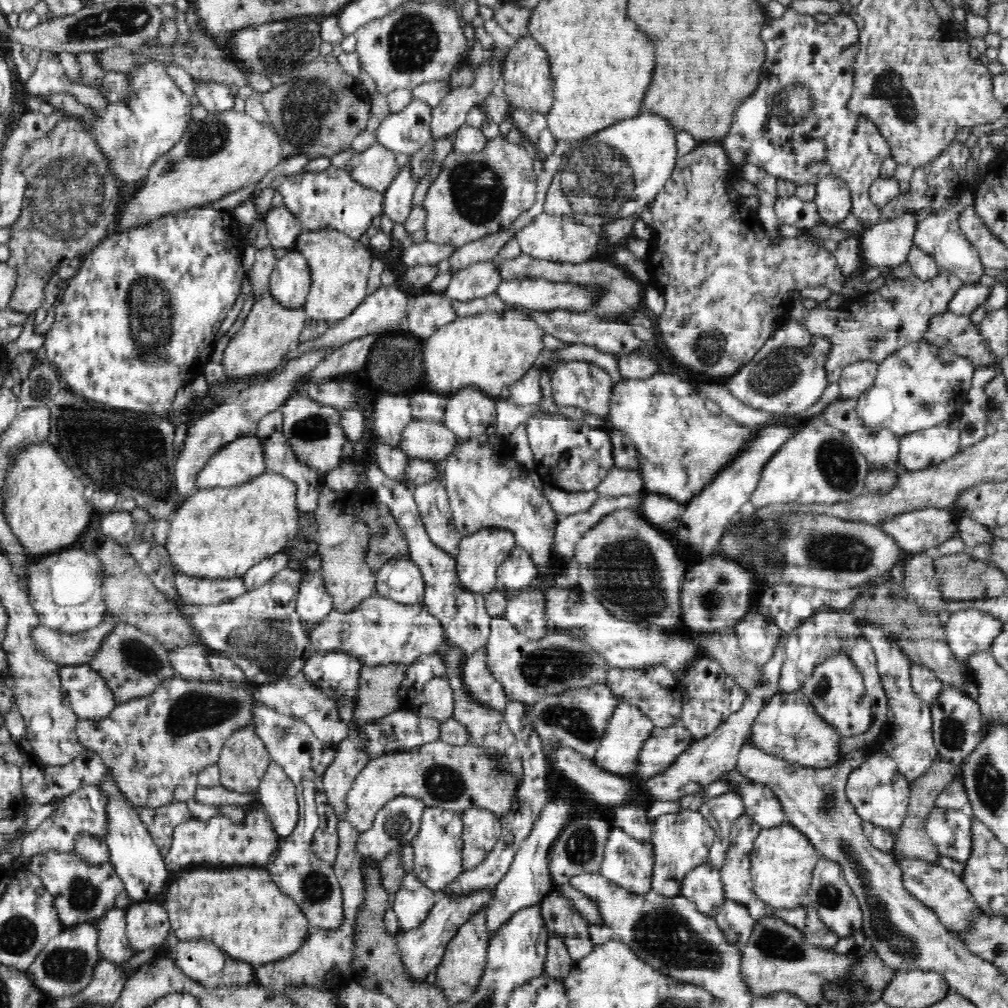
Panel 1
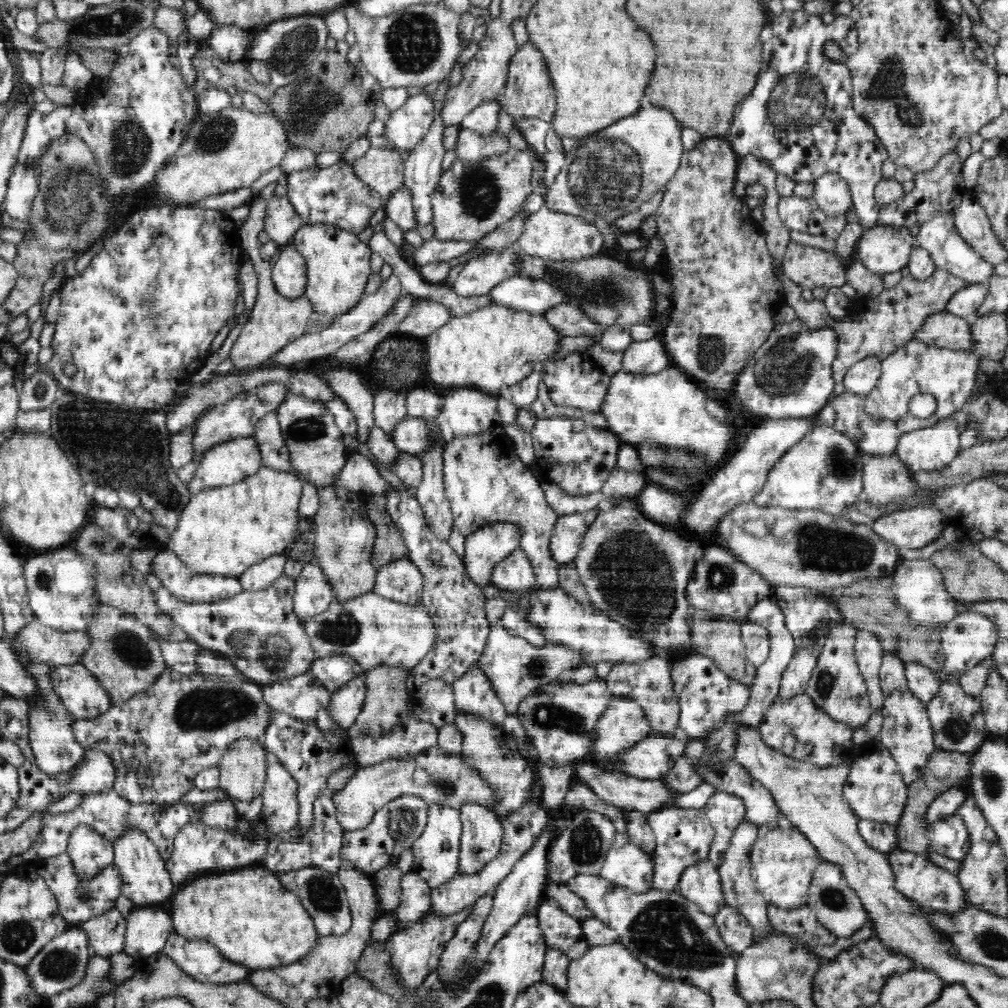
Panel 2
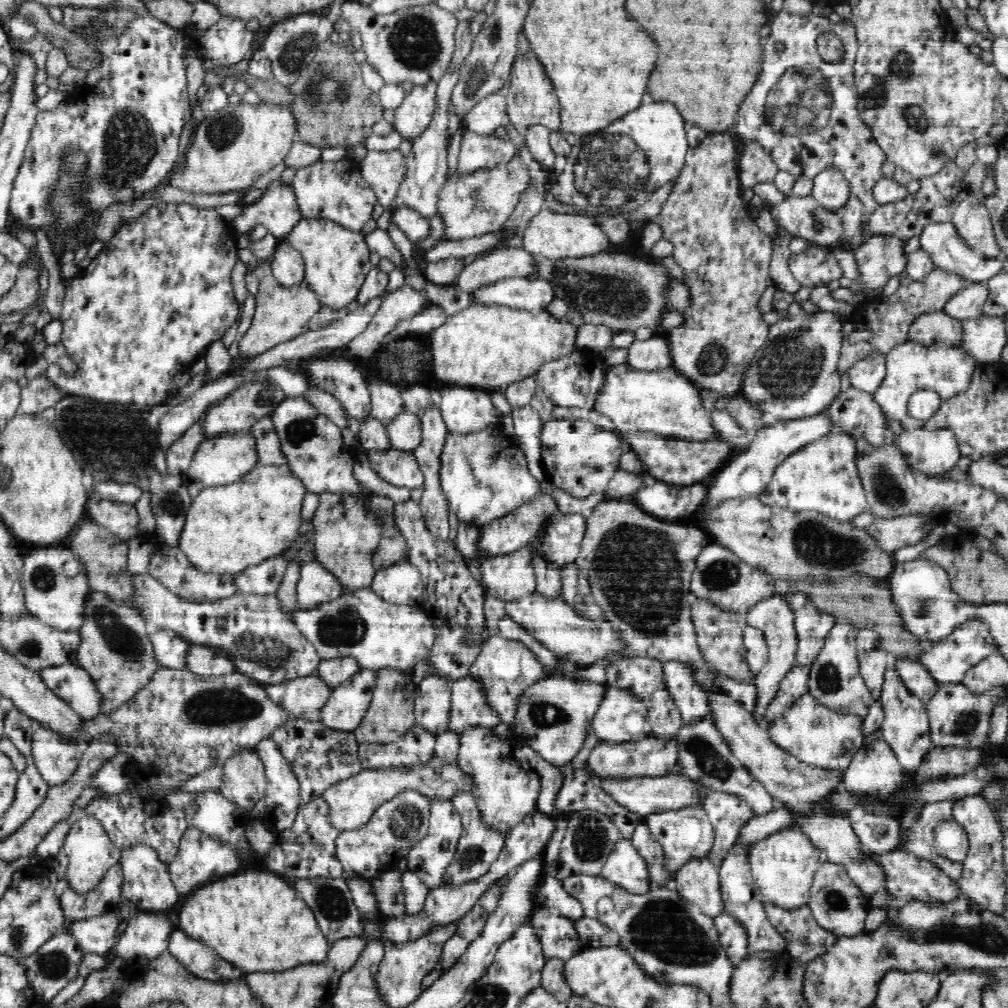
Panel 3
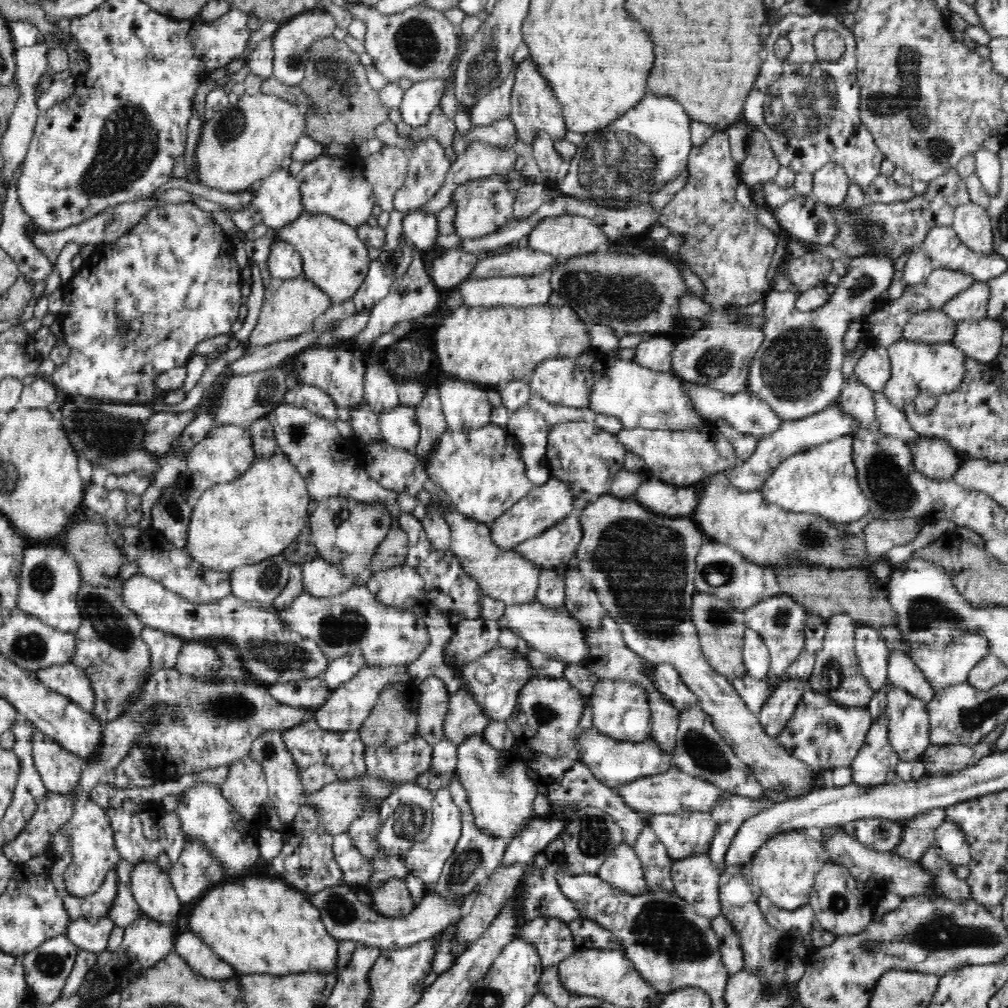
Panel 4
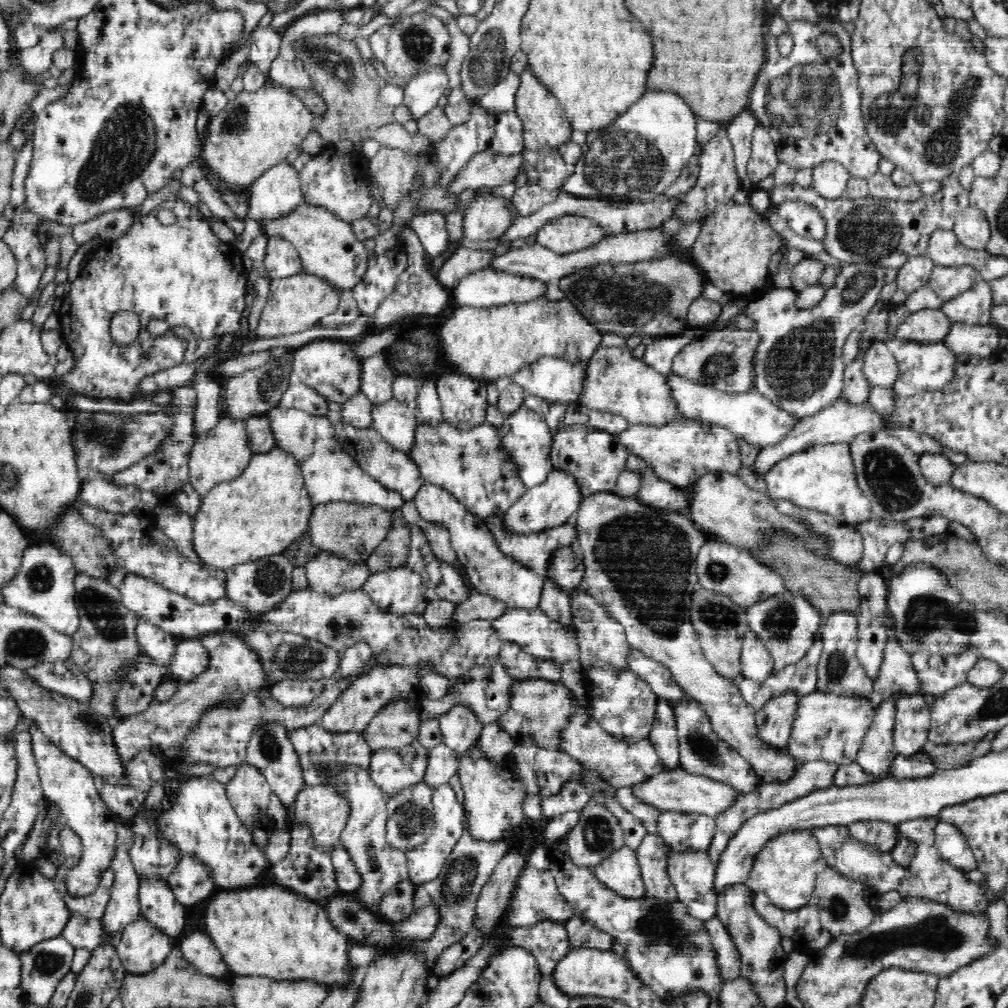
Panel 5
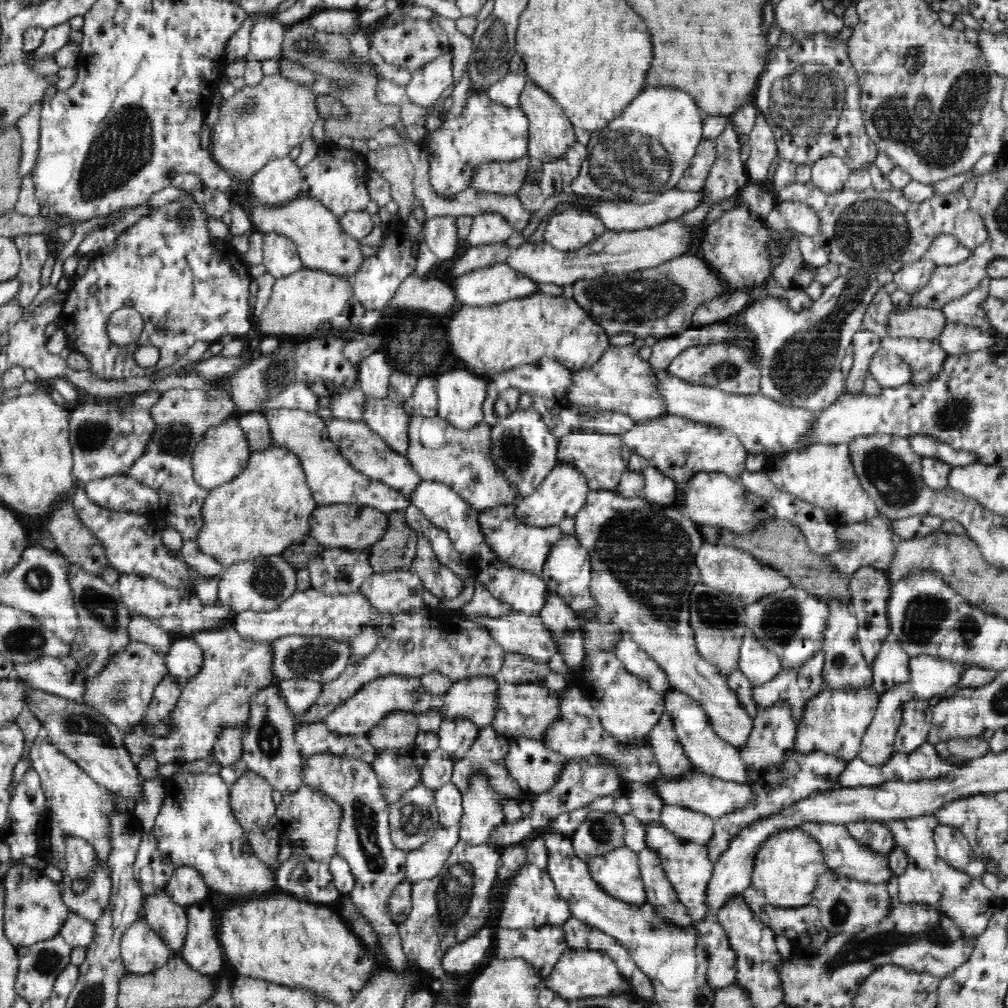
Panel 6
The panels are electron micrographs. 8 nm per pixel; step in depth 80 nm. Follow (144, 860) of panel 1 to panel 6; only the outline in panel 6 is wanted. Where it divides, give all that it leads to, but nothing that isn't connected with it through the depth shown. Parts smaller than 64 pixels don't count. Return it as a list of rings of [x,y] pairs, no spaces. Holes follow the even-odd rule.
[[[160,889],[155,893],[145,896],[143,902],[142,919],[164,940],[164,943],[173,953],[181,953],[186,946],[186,936],[188,934],[187,910],[182,905],[176,904],[170,895],[165,894],[165,889]]]

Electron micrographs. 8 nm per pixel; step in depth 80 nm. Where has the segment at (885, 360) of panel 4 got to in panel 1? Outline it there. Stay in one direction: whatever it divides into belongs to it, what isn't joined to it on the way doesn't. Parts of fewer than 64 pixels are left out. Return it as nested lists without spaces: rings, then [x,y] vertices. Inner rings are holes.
[[[870,360],[856,361],[843,368],[839,378],[840,399],[857,399],[872,385],[877,375],[878,363]]]

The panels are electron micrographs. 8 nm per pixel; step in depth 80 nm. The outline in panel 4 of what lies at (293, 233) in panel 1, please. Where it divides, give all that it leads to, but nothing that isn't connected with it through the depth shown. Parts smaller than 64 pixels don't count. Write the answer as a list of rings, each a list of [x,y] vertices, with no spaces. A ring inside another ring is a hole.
[[[280,167],[263,178],[256,186],[251,203],[244,210],[226,210],[238,231],[248,233],[256,224],[264,224],[268,229],[280,230],[290,225],[303,211],[299,182],[290,175],[288,169]]]

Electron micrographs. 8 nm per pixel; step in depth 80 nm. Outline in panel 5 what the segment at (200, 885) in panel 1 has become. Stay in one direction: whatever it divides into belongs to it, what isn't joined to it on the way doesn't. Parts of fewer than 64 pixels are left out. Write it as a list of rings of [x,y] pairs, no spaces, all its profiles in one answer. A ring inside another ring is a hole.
[[[276,884],[269,885],[256,885],[244,888],[244,890],[216,890],[213,894],[212,900],[206,904],[206,908],[203,908],[205,922],[205,932],[208,937],[216,944],[216,949],[220,950],[225,960],[225,964],[229,968],[229,971],[235,973],[237,976],[254,976],[264,977],[266,979],[278,980],[282,983],[304,983],[310,982],[317,984],[318,987],[326,987],[326,989],[342,989],[346,991],[355,984],[355,975],[357,974],[357,968],[350,962],[351,948],[356,945],[351,938],[348,938],[347,934],[339,931],[339,928],[331,922],[331,918],[328,918],[327,910],[324,910],[323,906],[319,902],[306,899],[302,895],[293,893],[292,891],[284,888],[283,886]]]

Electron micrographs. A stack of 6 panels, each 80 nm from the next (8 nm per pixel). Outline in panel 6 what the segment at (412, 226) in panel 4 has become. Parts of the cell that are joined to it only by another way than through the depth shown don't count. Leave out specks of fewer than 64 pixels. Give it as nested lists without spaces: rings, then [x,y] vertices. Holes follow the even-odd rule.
[[[456,216],[426,217],[423,236],[426,246],[436,254],[439,262],[450,260],[456,250],[456,246],[450,246],[450,242],[460,239]]]

